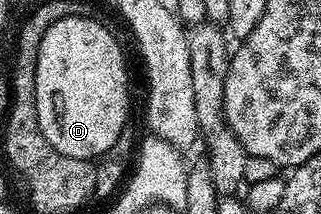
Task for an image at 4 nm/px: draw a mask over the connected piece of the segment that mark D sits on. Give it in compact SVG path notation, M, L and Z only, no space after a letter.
M64 16L50 26L37 47L35 106L39 130L43 130L43 138L47 138L59 154L92 161L115 146L129 120L129 68L120 42L107 25L100 24L93 16Z

